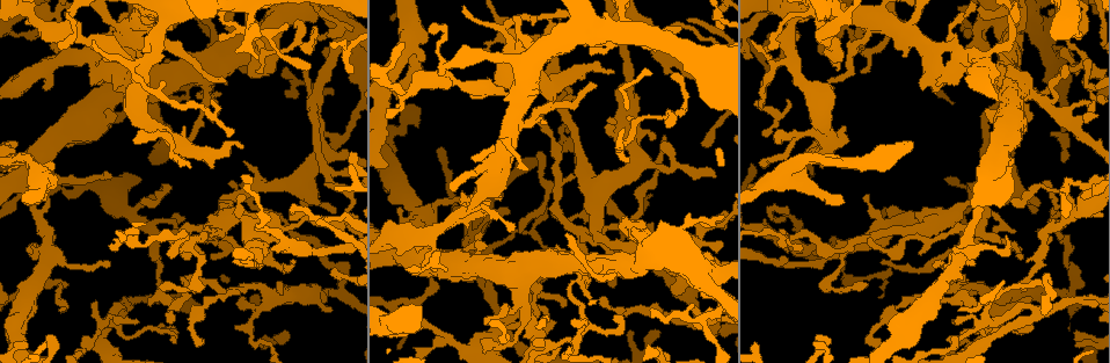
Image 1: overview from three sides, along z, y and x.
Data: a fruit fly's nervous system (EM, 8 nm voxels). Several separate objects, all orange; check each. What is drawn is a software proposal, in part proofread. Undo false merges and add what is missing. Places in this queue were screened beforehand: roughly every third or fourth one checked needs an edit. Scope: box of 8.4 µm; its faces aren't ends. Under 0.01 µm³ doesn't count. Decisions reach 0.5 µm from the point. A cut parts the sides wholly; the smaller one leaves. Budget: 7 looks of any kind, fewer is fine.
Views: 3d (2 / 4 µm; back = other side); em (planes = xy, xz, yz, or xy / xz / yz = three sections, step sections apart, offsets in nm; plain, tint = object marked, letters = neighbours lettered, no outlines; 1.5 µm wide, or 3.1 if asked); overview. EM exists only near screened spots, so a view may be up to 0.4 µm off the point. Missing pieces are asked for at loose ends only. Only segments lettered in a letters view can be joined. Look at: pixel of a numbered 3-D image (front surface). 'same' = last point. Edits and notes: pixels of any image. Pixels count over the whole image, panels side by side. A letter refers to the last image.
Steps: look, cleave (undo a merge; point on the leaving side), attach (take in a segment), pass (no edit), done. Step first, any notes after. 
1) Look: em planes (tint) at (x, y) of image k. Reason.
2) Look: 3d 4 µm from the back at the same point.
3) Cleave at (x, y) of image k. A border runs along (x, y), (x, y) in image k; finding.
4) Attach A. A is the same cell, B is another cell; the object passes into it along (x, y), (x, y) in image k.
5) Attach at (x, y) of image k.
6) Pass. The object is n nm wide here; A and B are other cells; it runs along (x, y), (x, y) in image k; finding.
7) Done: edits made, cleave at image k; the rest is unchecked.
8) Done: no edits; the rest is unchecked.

Look: em planes (plain) at (120, 302) of image 1. Branch stops here.

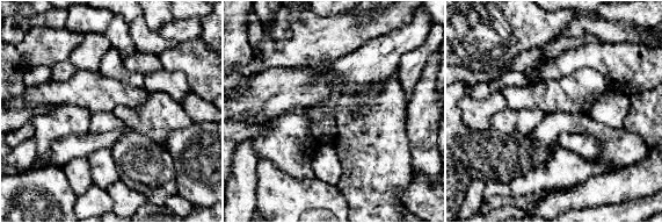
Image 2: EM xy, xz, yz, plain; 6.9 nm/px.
Look: em planes (letters) at the same point. What lies round it.

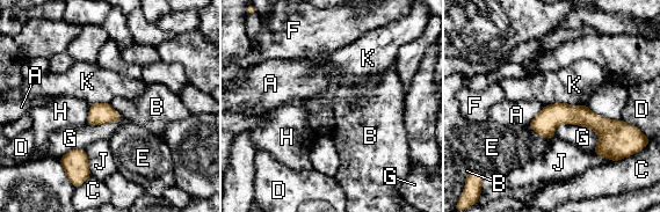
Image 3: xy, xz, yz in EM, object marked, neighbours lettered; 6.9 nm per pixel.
Pass. A, B, C, D, E, F, G, H, J and K are other cells; it runs along (621, 124), (551, 116), (532, 125) in image 3; none of them fits.

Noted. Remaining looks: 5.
Look: 3d 4 µm at (843, 201) of image 1. Free end.

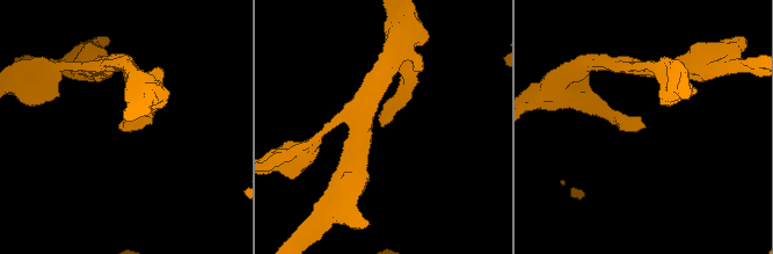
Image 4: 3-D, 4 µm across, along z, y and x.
Look: em xy step 4 (letters) at (121, 124) of image 4.

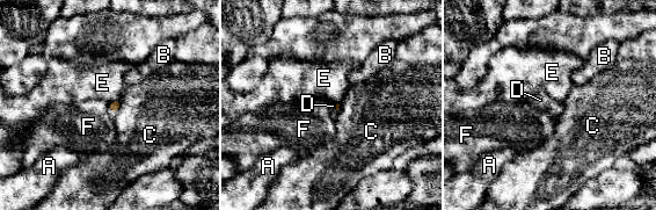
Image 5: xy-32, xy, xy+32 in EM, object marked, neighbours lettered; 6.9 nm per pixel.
Look: em planes (letters) at the same point.

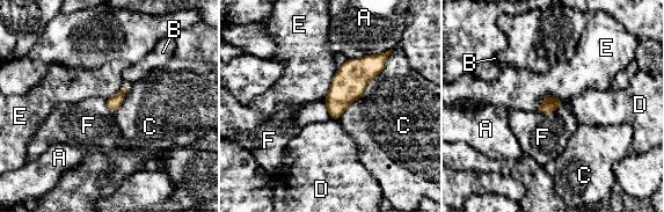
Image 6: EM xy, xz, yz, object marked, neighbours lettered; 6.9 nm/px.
Pass. The longest contact is with C, 600 nm; A, B, C, D, E and F are other cells; no lettered segment goes on from it.

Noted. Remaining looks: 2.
Look: em xy step 4 (letters) at (261, 344) of image 1. Free end.

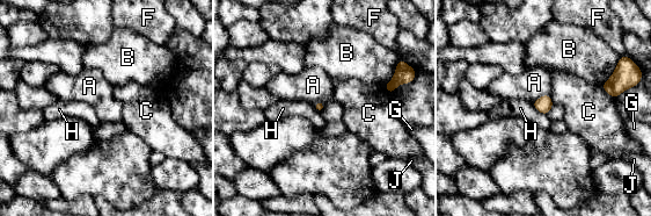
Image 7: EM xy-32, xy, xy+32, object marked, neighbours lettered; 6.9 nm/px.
Look: em planes (letters) at the same point.

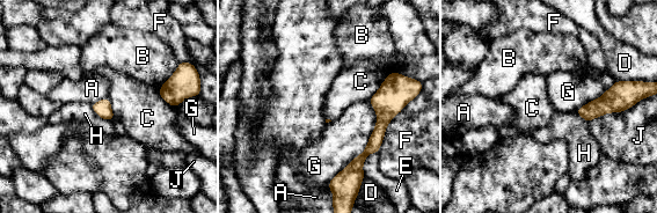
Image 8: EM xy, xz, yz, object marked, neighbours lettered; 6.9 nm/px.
Pass. A, B, C, D, E, F, G, H and J are other cells; a border runs along (90, 105), (101, 117), (111, 120) in image 8; no lettered segment goes on from it.

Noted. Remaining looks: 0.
Done: no edits; the rest is unchecked.

